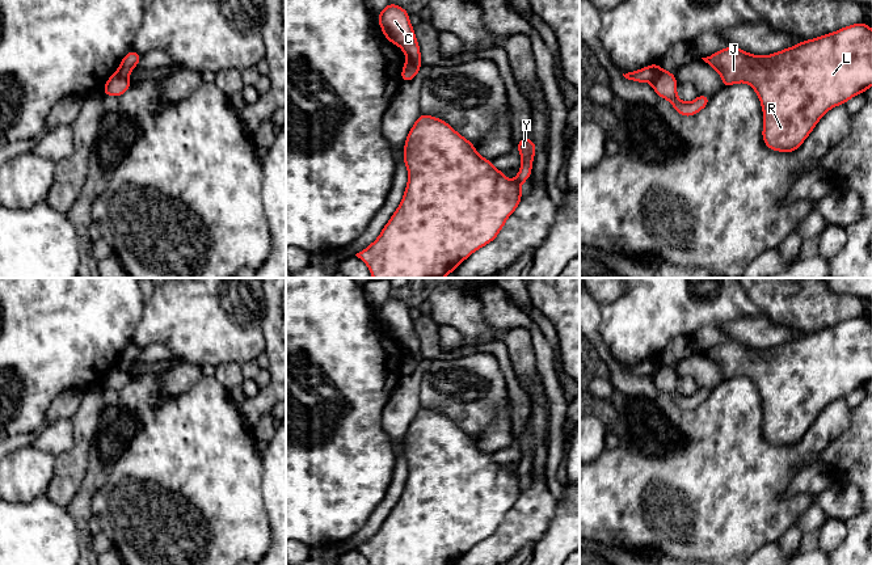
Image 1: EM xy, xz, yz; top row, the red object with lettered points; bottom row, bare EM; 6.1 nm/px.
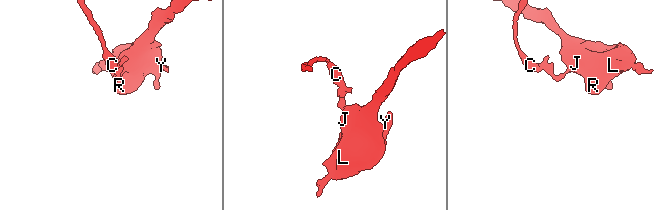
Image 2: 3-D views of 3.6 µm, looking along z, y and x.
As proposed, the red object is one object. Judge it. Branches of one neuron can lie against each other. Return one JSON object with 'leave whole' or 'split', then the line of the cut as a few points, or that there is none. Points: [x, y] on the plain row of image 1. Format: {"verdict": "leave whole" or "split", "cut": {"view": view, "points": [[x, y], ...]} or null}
{"verdict": "split", "cut": {"view": "yz", "points": [[662, 363], [651, 375]]}}

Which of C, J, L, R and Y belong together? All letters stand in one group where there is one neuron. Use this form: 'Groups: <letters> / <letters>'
Groups: C / J L R Y

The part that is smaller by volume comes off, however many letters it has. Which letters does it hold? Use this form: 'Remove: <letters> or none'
Remove: J, L, R, Y

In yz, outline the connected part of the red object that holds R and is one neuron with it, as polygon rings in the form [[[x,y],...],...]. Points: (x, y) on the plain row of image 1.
[[[862,315],[767,350],[750,349],[730,338],[702,353],[720,367],[723,381],[737,376],[751,379],[763,404],[766,440],[795,446],[823,408],[872,380],[872,322]]]

